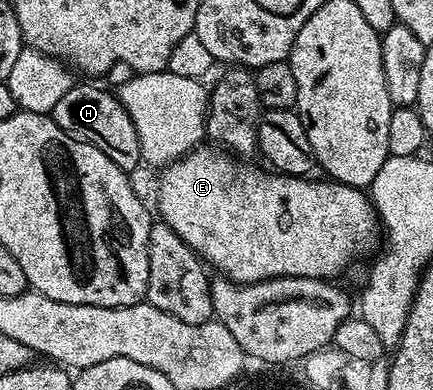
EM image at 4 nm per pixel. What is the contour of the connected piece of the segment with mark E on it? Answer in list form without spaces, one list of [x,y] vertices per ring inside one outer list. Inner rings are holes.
[[[203,144],[198,148],[190,150],[187,155],[183,158],[178,158],[176,162],[170,162],[169,165],[162,167],[161,173],[163,174],[159,178],[159,214],[158,217],[162,221],[169,224],[169,228],[173,228],[173,232],[177,232],[177,236],[181,236],[181,240],[185,240],[185,244],[189,244],[189,248],[195,251],[200,258],[203,259],[204,263],[207,263],[210,267],[216,266],[220,275],[226,276],[231,279],[232,282],[238,282],[240,284],[245,282],[264,282],[270,278],[321,278],[324,280],[335,280],[338,279],[338,274],[354,260],[358,254],[363,254],[366,250],[371,250],[375,245],[380,245],[381,242],[381,221],[379,218],[378,211],[375,210],[375,203],[371,201],[370,197],[360,187],[357,186],[346,186],[344,182],[336,182],[334,180],[322,180],[323,182],[314,182],[314,177],[311,176],[296,176],[293,174],[280,174],[278,172],[272,172],[270,169],[262,170],[259,166],[250,166],[250,161],[244,160],[242,157],[236,156],[222,148],[212,148],[210,145]]]

